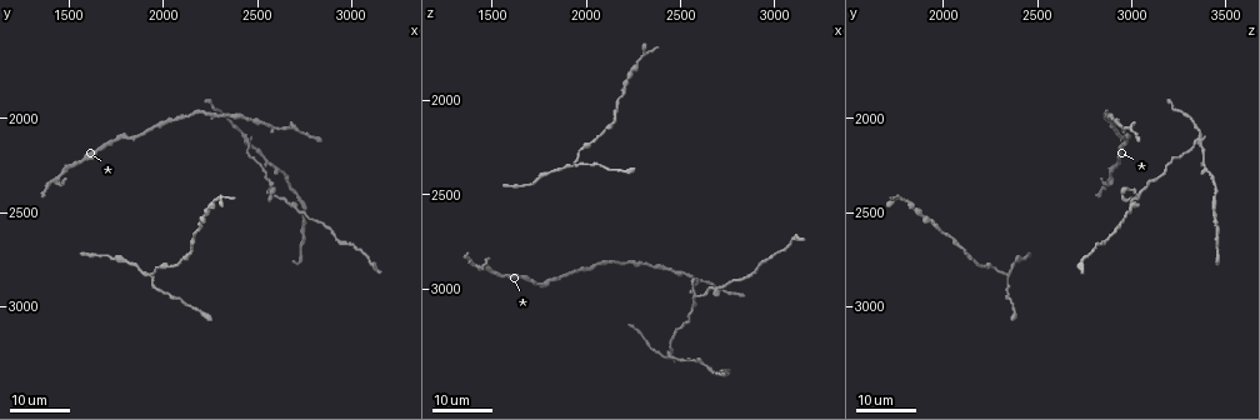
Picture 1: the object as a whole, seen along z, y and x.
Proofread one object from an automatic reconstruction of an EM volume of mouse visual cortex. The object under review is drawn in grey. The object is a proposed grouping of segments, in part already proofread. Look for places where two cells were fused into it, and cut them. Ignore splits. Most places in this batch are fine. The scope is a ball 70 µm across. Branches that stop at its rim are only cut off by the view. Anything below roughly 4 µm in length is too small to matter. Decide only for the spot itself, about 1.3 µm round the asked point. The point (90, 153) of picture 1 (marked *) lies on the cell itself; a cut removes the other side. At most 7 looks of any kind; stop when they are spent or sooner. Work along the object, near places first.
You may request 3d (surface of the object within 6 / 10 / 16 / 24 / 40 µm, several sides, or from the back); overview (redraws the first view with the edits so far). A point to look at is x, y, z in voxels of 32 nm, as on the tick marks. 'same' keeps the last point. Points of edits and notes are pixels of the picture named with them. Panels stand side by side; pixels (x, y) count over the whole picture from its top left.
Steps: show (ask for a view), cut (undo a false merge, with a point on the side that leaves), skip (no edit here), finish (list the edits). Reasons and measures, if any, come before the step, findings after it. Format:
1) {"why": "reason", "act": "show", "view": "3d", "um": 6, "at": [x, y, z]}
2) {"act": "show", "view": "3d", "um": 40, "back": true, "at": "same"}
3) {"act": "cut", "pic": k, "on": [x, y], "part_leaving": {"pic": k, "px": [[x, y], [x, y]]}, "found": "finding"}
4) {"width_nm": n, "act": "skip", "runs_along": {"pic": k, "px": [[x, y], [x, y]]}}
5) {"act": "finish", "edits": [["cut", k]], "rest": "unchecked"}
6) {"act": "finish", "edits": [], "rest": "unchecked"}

{"why": "side arm on a straight run", "act": "show", "view": "3d", "um": 24, "at": [2280, 2000, 2870]}

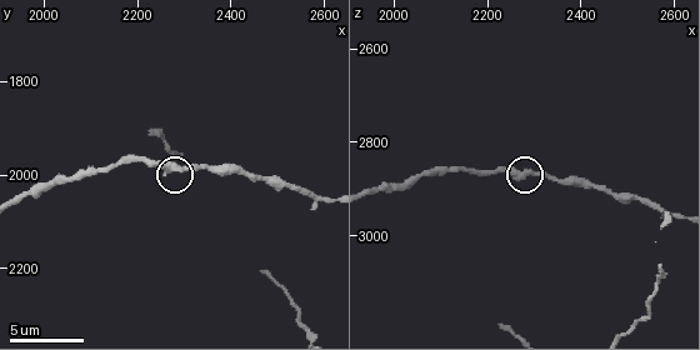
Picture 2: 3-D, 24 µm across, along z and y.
{"why": "closer look", "act": "show", "view": "3d", "um": 10, "at": [2295, 1985, 2870]}

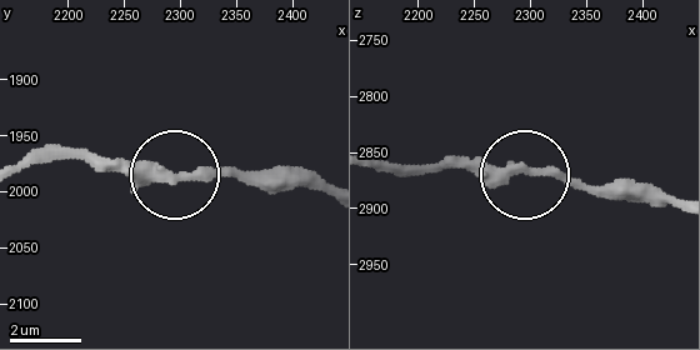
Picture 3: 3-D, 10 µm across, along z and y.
{"act": "skip", "runs_along": {"pic": 3, "px": [[21, 170], [66, 155], [110, 155], [183, 174], [296, 174]]}, "found": "one cell here"}

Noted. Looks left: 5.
{"why": "sudden change in width", "act": "show", "view": "3d", "um": 16, "at": [2300, 1950, 3270]}

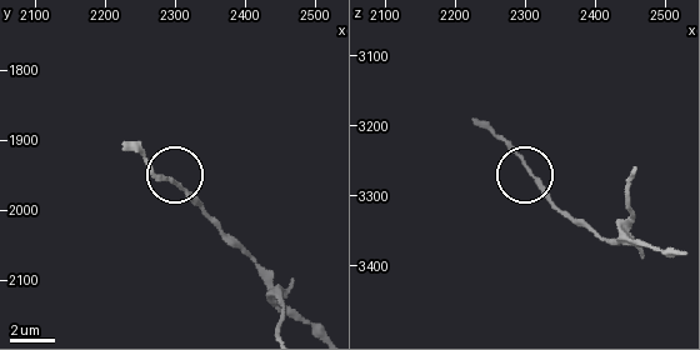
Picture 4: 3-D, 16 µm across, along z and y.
{"act": "show", "view": "3d", "um": 6, "at": [2305, 1965, 3265]}

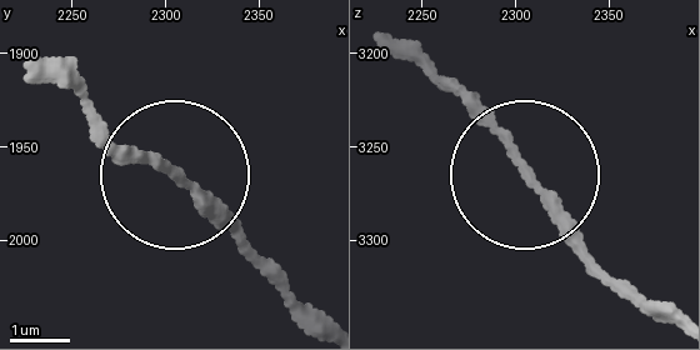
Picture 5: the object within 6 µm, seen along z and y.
{"act": "show", "view": "3d", "um": 6, "back": true, "at": [2306, 1966, 3266]}

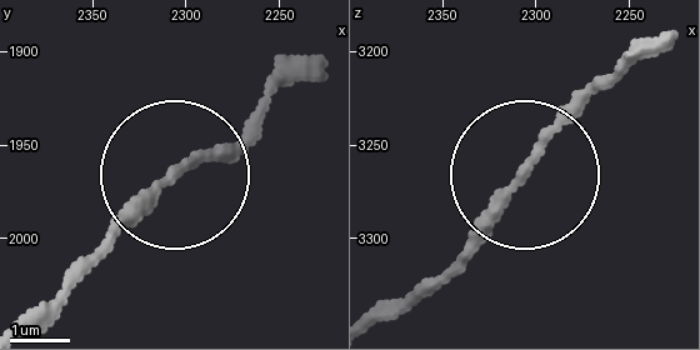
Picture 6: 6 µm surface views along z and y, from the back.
{"act": "skip", "found": "one cell here"}

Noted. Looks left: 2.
{"why": "arms run side by side", "act": "show", "view": "3d", "um": 24, "at": [2460, 2120, 3360]}

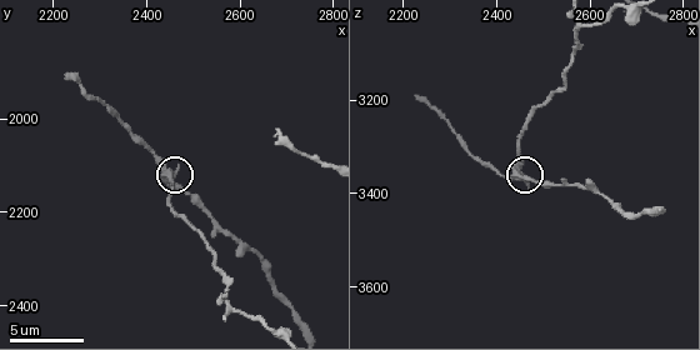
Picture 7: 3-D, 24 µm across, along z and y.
{"act": "show", "view": "3d", "um": 6, "at": "same"}

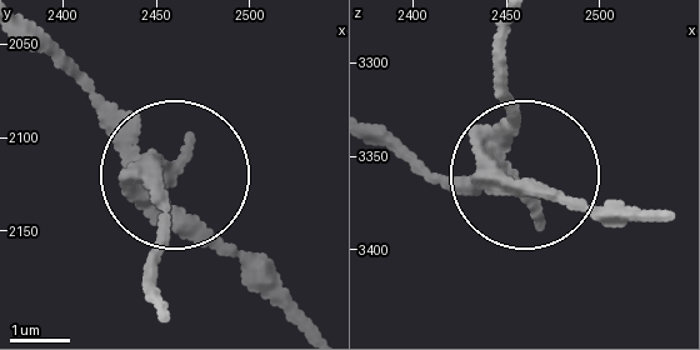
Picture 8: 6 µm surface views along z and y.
{"arms": 4, "act": "cut", "pic": 8, "on": [168, 238], "part_leaving": {"pic": 8, "px": [[149, 175], [154, 294]]}, "found": "two cells meet here"}

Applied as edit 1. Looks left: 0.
{"act": "finish", "edits": [["cut", 8]], "rest": "unchecked"}

